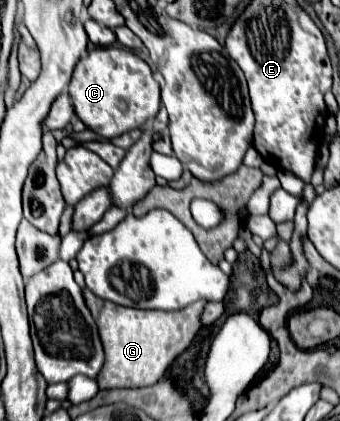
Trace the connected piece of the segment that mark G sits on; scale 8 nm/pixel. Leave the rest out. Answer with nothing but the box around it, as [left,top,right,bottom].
[83,289,205,389]

